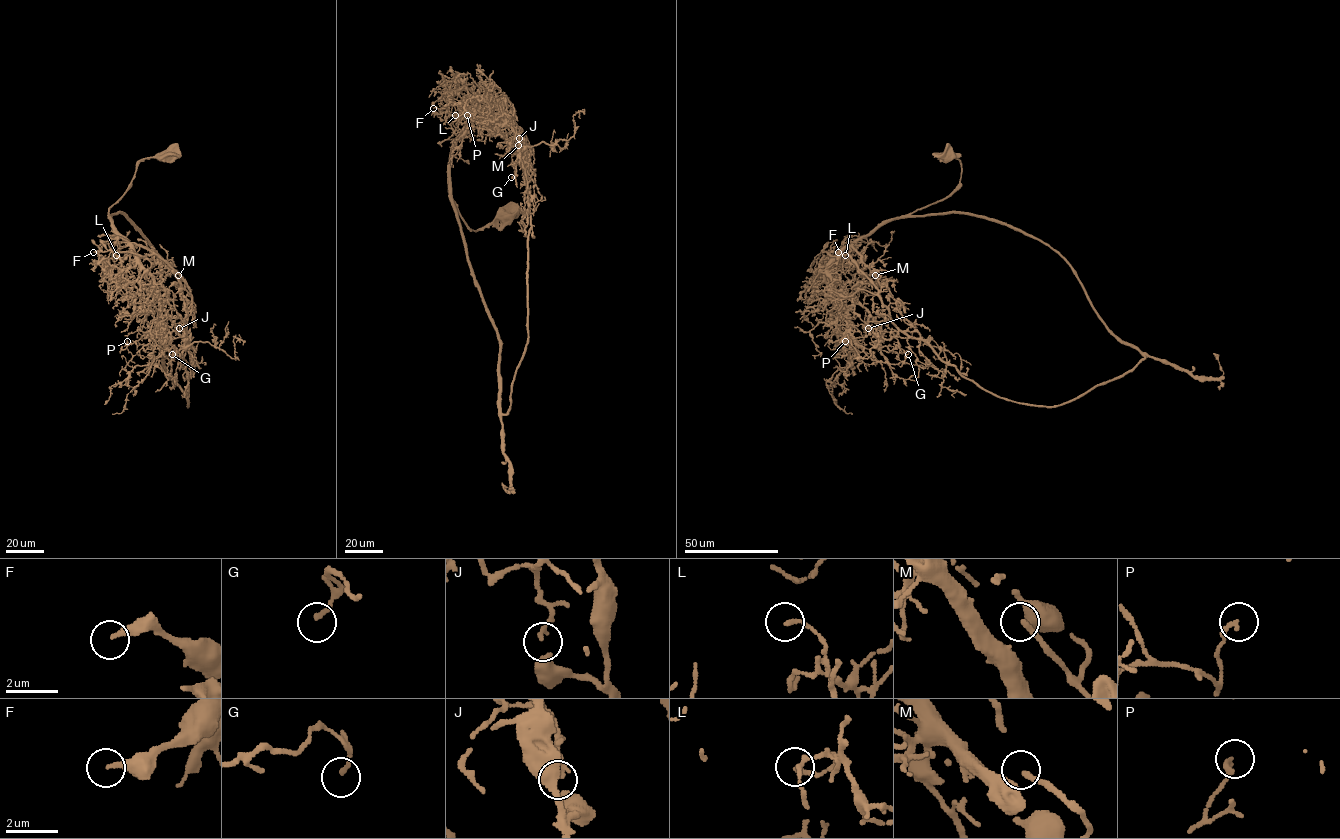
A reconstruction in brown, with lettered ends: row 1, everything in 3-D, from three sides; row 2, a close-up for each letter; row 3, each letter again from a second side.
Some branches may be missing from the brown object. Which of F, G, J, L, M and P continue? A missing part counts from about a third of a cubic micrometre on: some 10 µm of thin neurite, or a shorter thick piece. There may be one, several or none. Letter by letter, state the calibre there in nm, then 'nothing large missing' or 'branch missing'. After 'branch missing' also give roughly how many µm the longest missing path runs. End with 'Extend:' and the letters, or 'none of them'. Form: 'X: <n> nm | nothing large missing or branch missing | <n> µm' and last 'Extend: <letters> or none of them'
F: 240 nm | branch missing | 15 µm
G: 170 nm | nothing large missing
J: 160 nm | nothing large missing
L: 160 nm | nothing large missing
M: 140 nm | branch missing | 9 µm
P: 180 nm | nothing large missing
Extend: F, M

